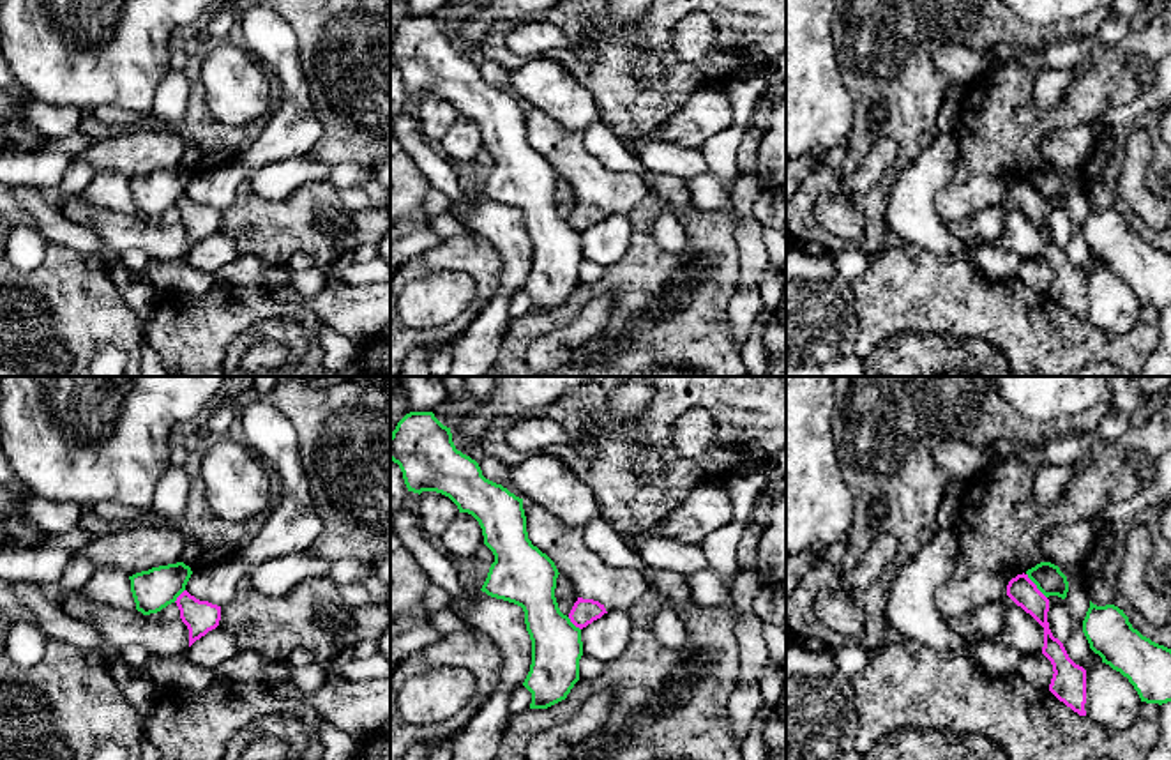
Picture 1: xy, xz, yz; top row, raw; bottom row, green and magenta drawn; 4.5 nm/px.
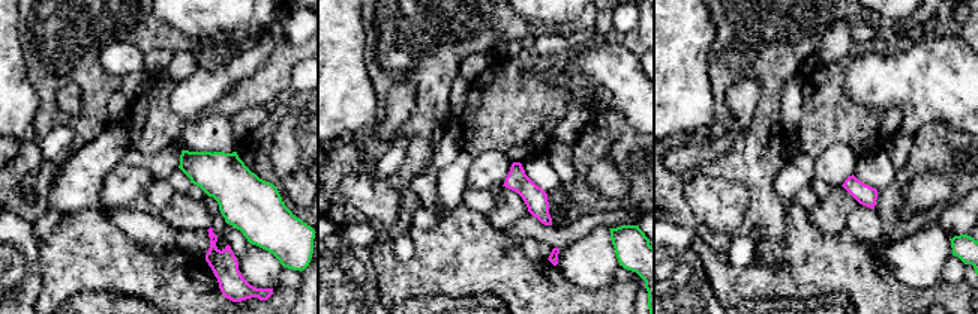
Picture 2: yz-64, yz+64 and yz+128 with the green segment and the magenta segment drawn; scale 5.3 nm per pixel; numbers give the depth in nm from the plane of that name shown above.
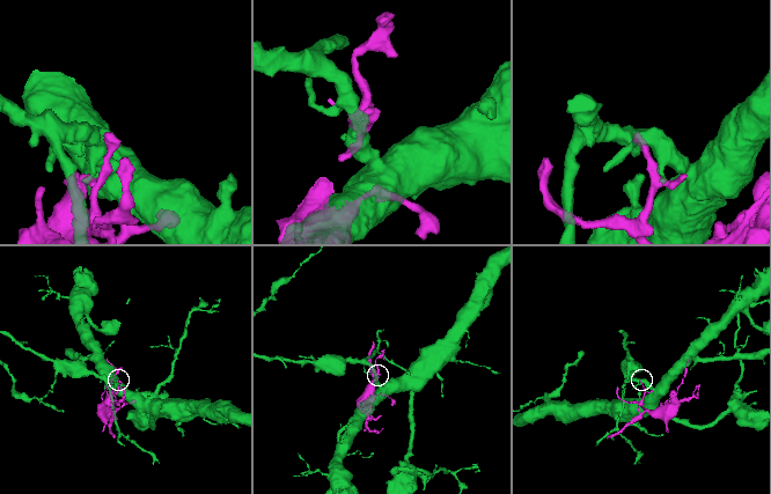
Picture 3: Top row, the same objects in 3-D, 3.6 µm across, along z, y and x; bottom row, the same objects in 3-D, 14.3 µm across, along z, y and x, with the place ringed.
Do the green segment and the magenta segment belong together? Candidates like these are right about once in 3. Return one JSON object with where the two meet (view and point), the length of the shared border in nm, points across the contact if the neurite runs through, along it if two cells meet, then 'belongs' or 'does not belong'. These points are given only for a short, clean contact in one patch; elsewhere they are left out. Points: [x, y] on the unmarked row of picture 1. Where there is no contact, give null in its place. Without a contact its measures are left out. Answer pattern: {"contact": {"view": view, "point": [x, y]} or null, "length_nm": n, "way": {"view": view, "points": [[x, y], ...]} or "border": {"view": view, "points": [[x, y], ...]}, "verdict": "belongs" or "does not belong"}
{"contact": {"view": "yz", "point": [1035, 188]}, "length_nm": 150, "border": {"view": "yz", "points": [[1027, 177], [1046, 202]]}, "verdict": "does not belong"}

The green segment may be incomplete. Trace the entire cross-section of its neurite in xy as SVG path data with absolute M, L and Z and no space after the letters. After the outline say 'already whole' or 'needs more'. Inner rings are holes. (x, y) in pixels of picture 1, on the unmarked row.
M177 166L129 180L136 214L150 219L175 207L185 194L191 179L189 170Z; already whole

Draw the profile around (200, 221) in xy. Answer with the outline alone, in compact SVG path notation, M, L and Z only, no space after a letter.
M184 194L175 207L180 214L182 226L189 233L189 251L219 230L221 210L200 205L187 194Z

